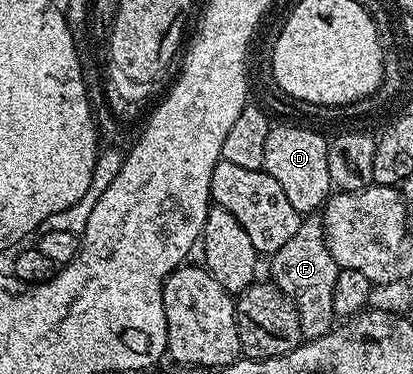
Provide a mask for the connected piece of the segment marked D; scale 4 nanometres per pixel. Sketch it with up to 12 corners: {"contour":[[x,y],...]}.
{"contour":[[270,126],[263,169],[302,217],[331,194],[329,139]]}

